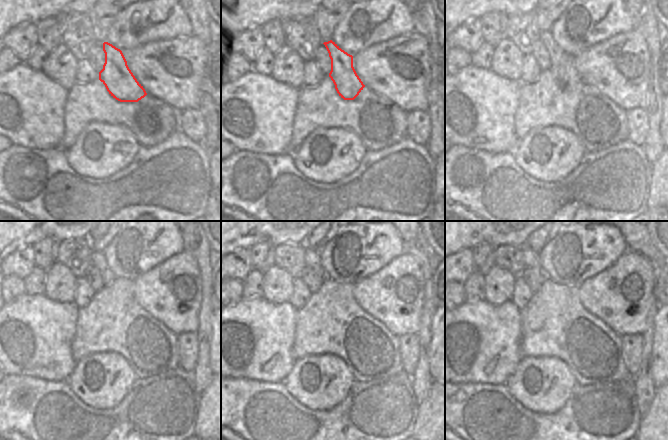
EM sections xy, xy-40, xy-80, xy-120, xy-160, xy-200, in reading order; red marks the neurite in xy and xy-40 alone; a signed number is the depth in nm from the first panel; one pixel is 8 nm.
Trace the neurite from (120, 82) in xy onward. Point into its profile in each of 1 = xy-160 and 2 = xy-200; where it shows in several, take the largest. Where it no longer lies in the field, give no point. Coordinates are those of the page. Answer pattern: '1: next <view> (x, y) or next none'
1: next xy-160 (312, 261)
2: next xy-200 (531, 259)

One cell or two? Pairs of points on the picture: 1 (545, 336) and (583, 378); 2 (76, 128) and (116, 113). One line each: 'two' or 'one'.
1: one
2: one

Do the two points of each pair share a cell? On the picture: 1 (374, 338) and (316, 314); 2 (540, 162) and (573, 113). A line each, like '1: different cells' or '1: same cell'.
1: same cell
2: different cells

